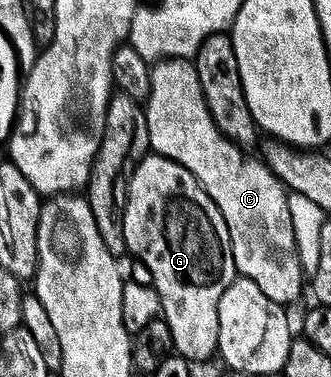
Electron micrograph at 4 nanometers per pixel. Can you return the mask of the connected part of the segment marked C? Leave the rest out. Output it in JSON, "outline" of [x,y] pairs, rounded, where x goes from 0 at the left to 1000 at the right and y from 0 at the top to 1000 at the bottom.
{"outline":[[[495,151],[483,162],[459,167],[453,183],[453,249],[435,273],[438,305],[444,308],[444,340],[450,342],[450,395],[465,408],[486,408],[498,419],[514,419],[541,432],[553,446],[565,446],[601,477],[601,488],[625,509],[625,520],[637,520],[637,531],[650,531],[650,541],[662,552],[662,562],[674,573],[674,584],[686,594],[686,615],[698,626],[698,658],[704,660],[704,687],[716,703],[716,724],[731,737],[755,737],[782,759],[785,772],[819,796],[846,806],[870,806],[885,801],[909,780],[909,737],[915,740],[915,719],[906,700],[906,682],[897,676],[897,650],[891,647],[891,615],[879,605],[879,562],[867,552],[867,531],[873,515],[858,493],[825,459],[801,438],[785,416],[749,419],[743,401],[698,369],[680,363],[668,353],[668,342],[650,329],[650,318],[637,308],[637,297],[619,273],[613,255],[613,233],[601,223],[601,202],[595,199],[592,172],[580,162],[556,154]]]}

